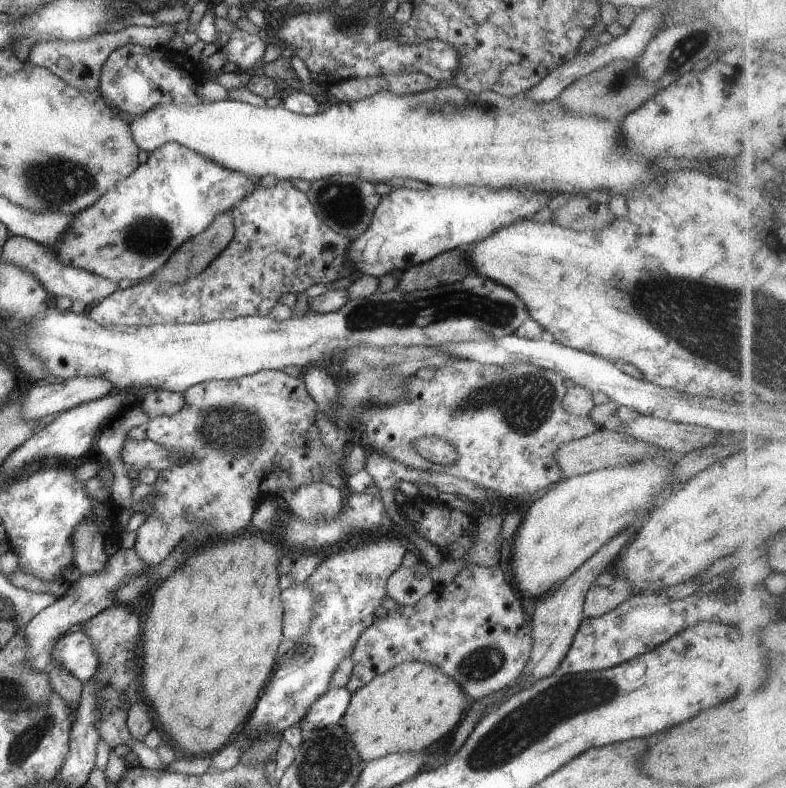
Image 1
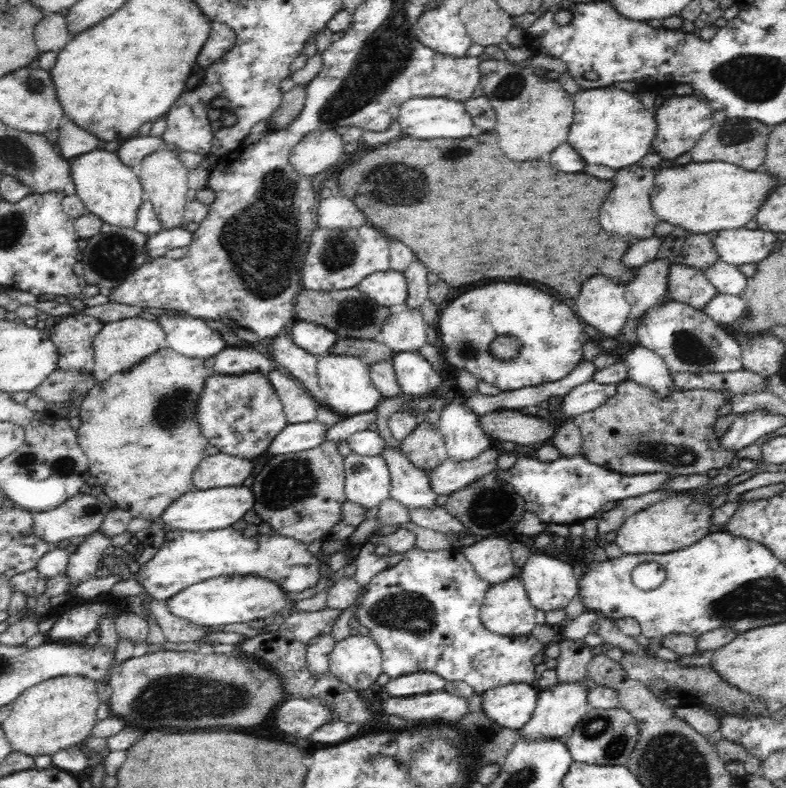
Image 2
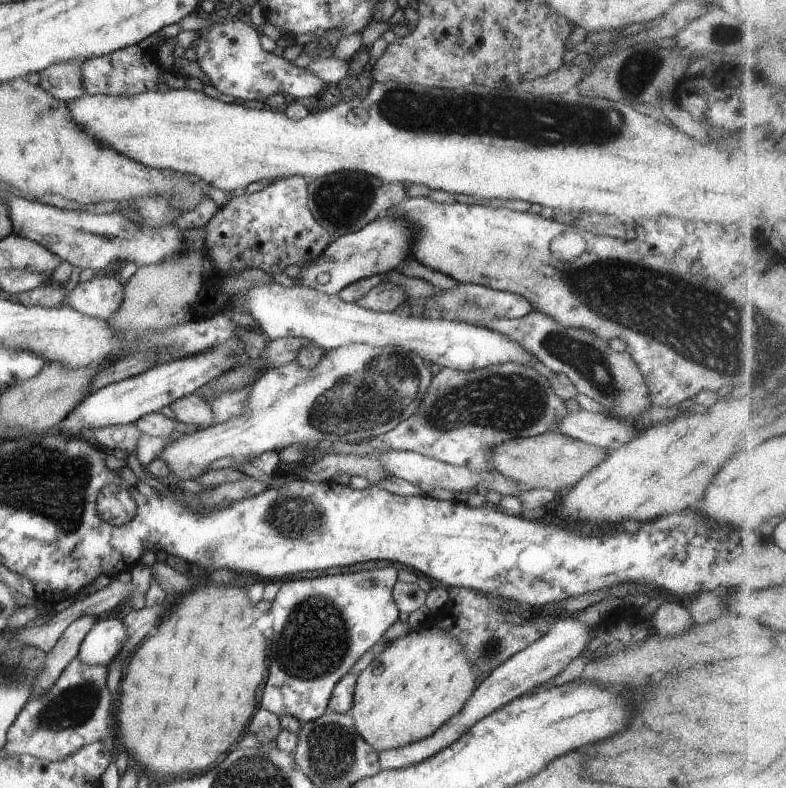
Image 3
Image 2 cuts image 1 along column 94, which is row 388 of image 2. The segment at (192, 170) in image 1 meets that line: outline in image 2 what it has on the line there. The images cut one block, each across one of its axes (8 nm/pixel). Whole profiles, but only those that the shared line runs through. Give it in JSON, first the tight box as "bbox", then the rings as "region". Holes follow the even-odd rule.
{"bbox":[195,372,287,459],"region":[[[258,372],[245,375],[210,375],[197,402],[195,419],[202,434],[219,453],[253,459],[267,450],[269,444],[287,425],[283,404],[270,379]]]}

